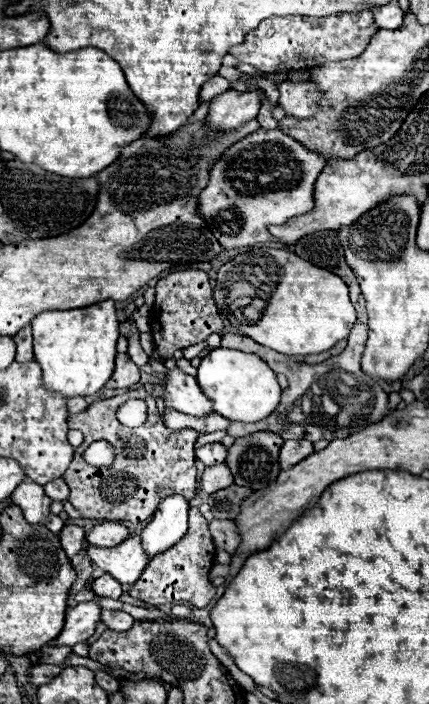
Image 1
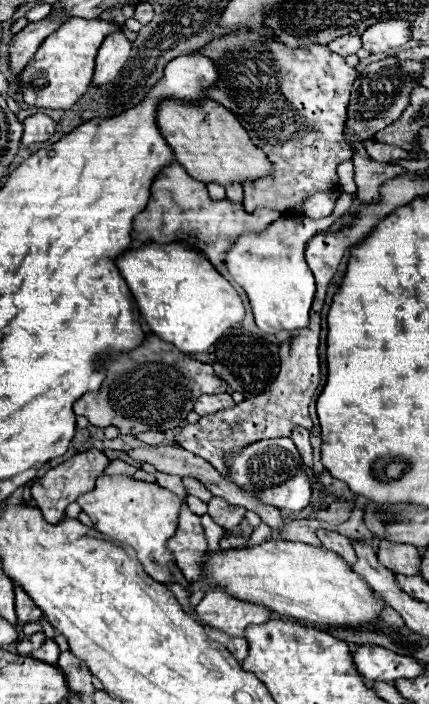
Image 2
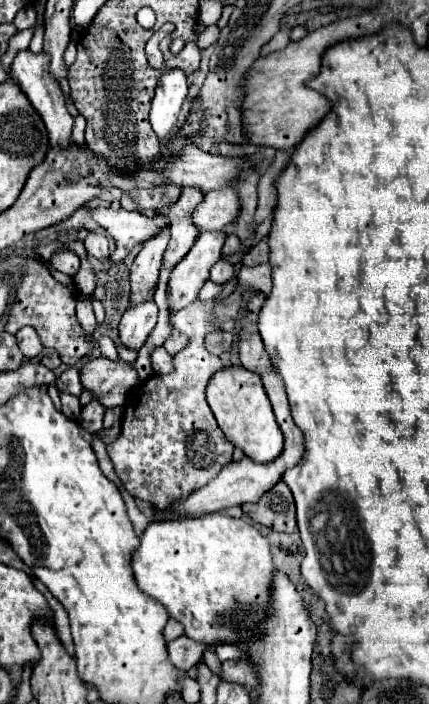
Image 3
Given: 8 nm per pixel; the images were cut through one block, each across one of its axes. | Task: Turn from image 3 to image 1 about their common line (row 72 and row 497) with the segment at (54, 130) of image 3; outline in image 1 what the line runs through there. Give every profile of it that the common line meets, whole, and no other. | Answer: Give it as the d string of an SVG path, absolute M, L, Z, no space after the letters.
M22 480L22 484L18 484L18 488L12 492L10 500L22 508L30 524L38 524L50 514L52 500L44 494L44 488L32 480Z

